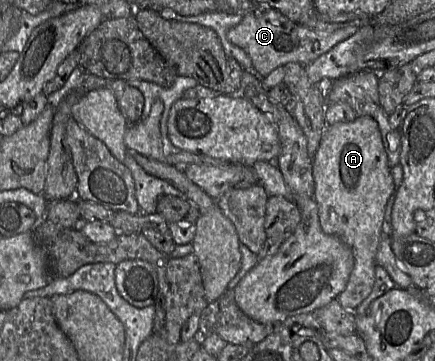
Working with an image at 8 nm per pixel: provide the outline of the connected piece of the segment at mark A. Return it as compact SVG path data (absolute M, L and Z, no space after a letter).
M357 116L351 122L327 125L312 160L312 175L315 184L313 198L318 207L323 232L342 240L350 247L354 256L354 266L346 288L337 297L345 310L354 311L373 289L377 266L376 254L383 237L385 208L389 197L396 191L378 123L370 116Z

